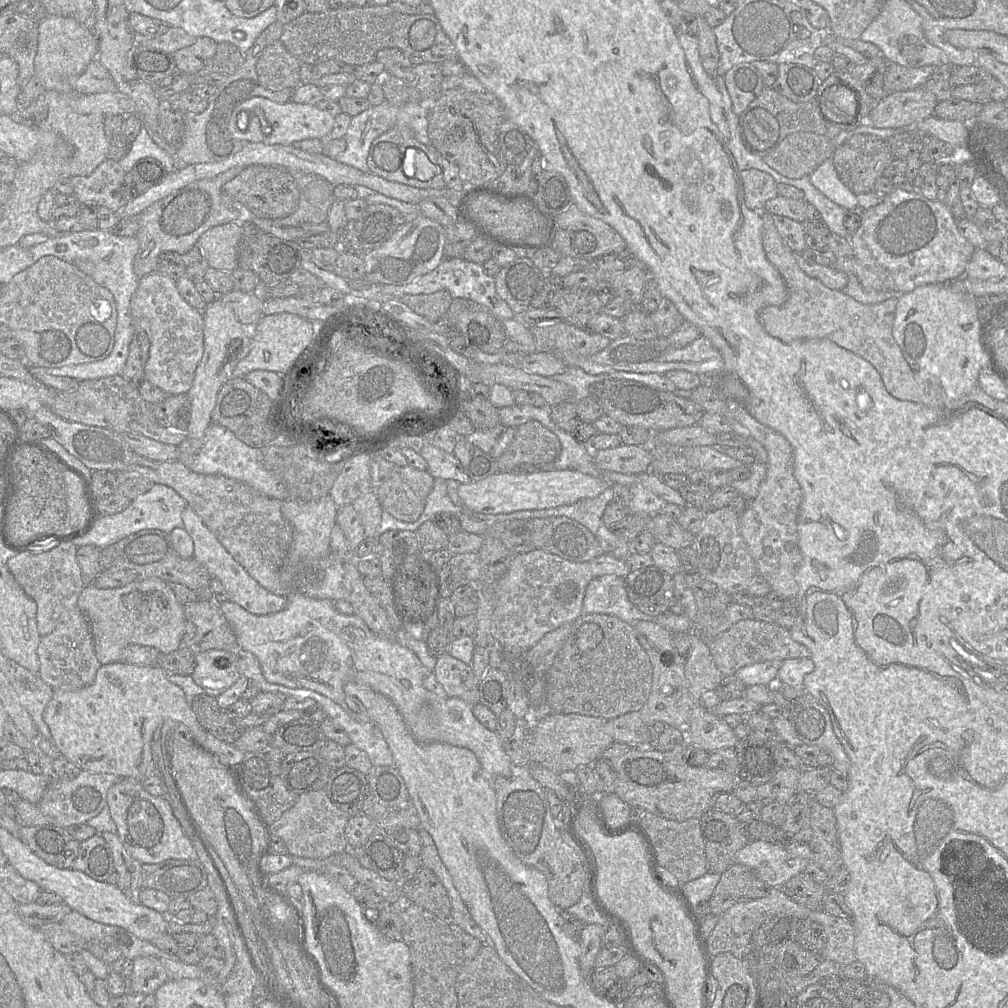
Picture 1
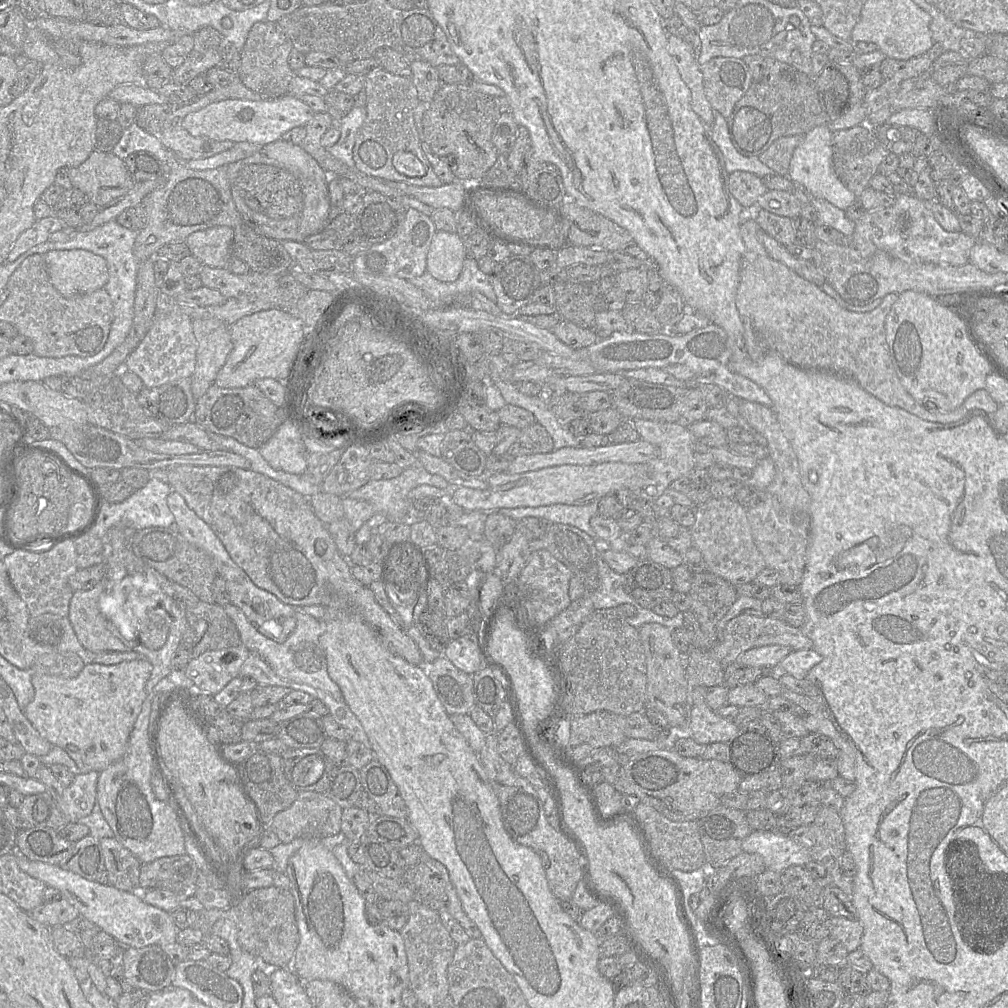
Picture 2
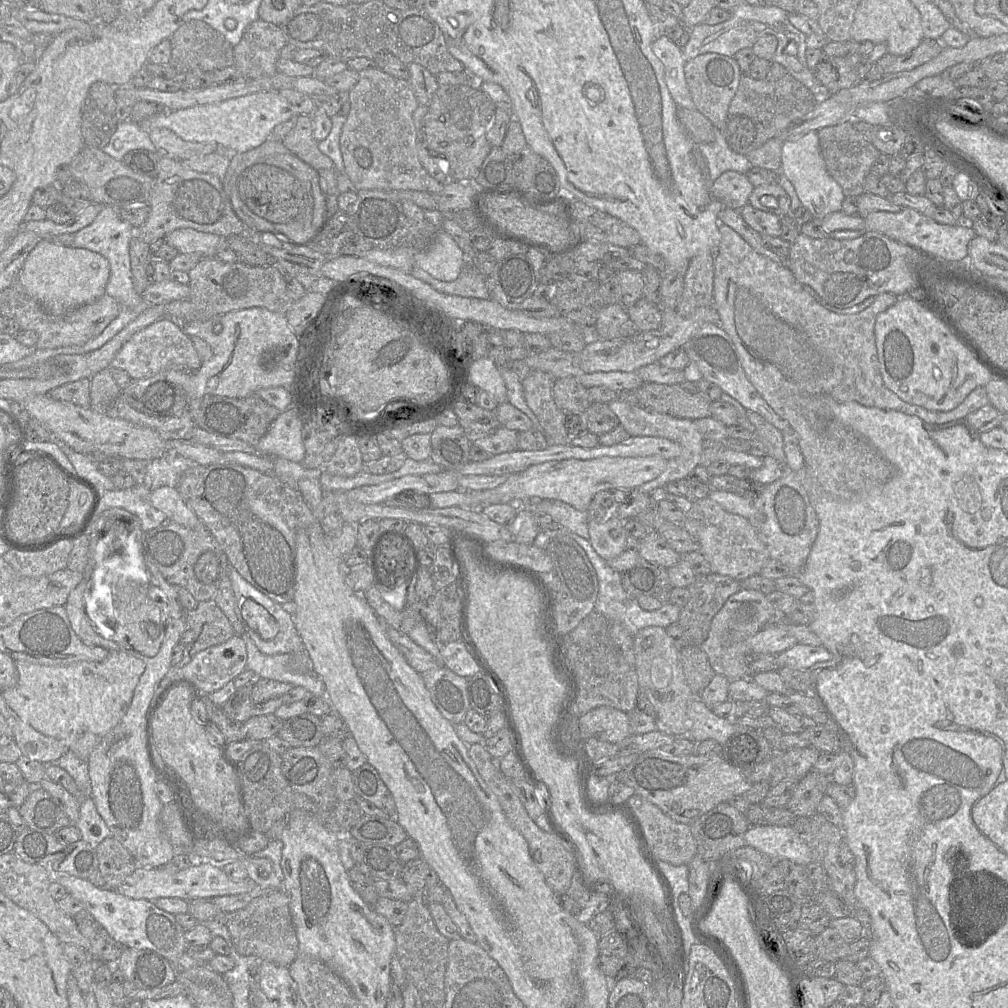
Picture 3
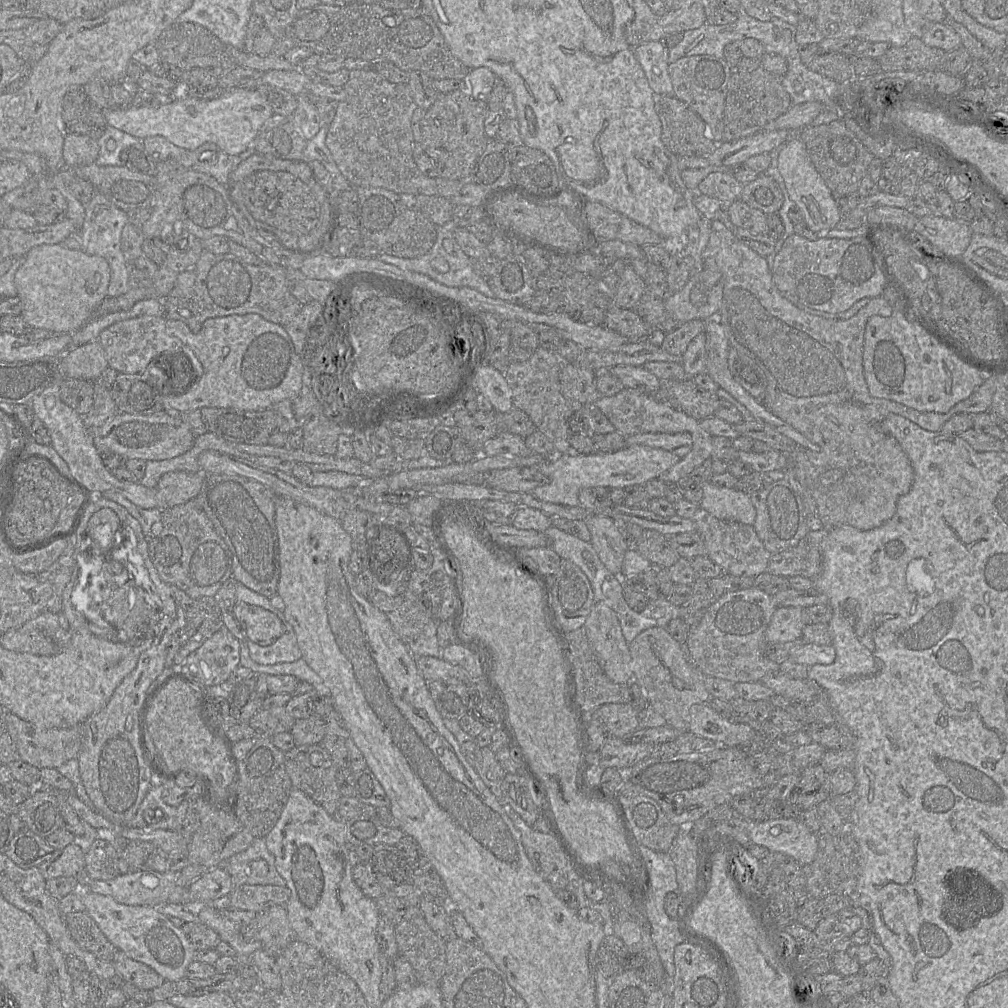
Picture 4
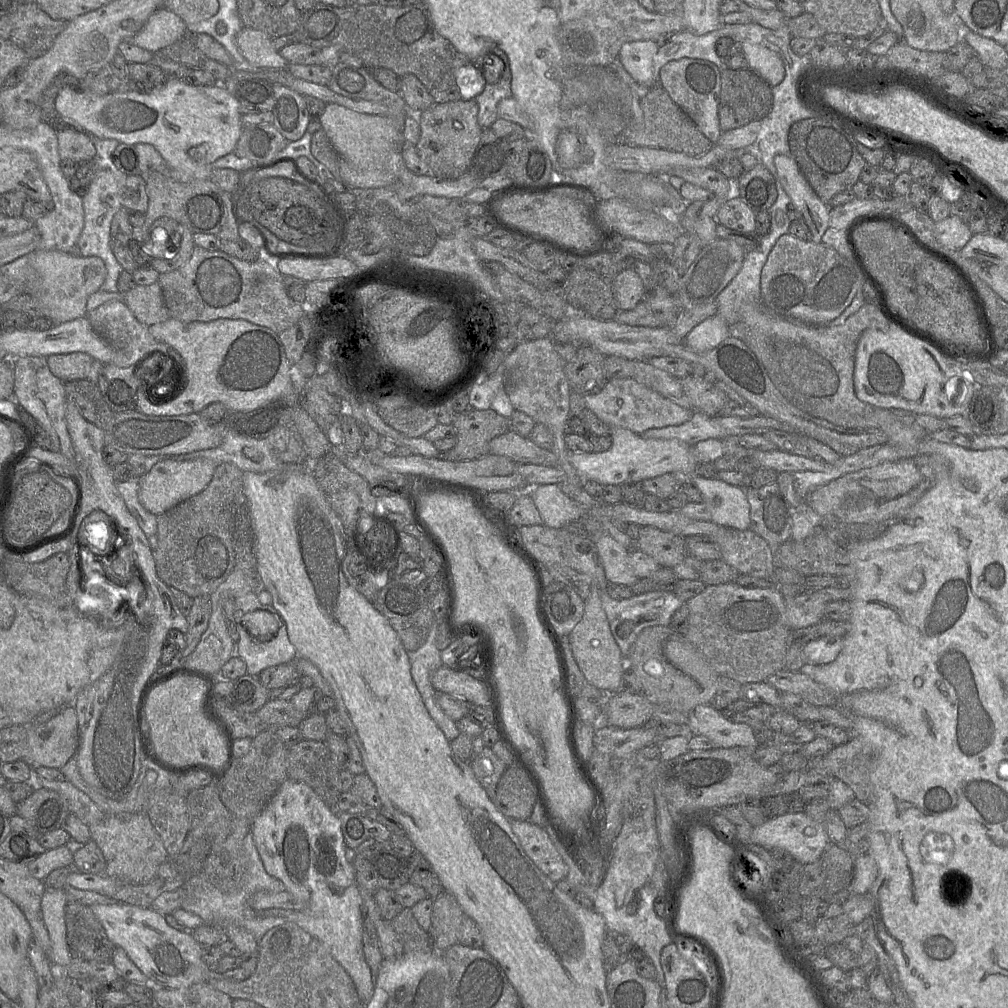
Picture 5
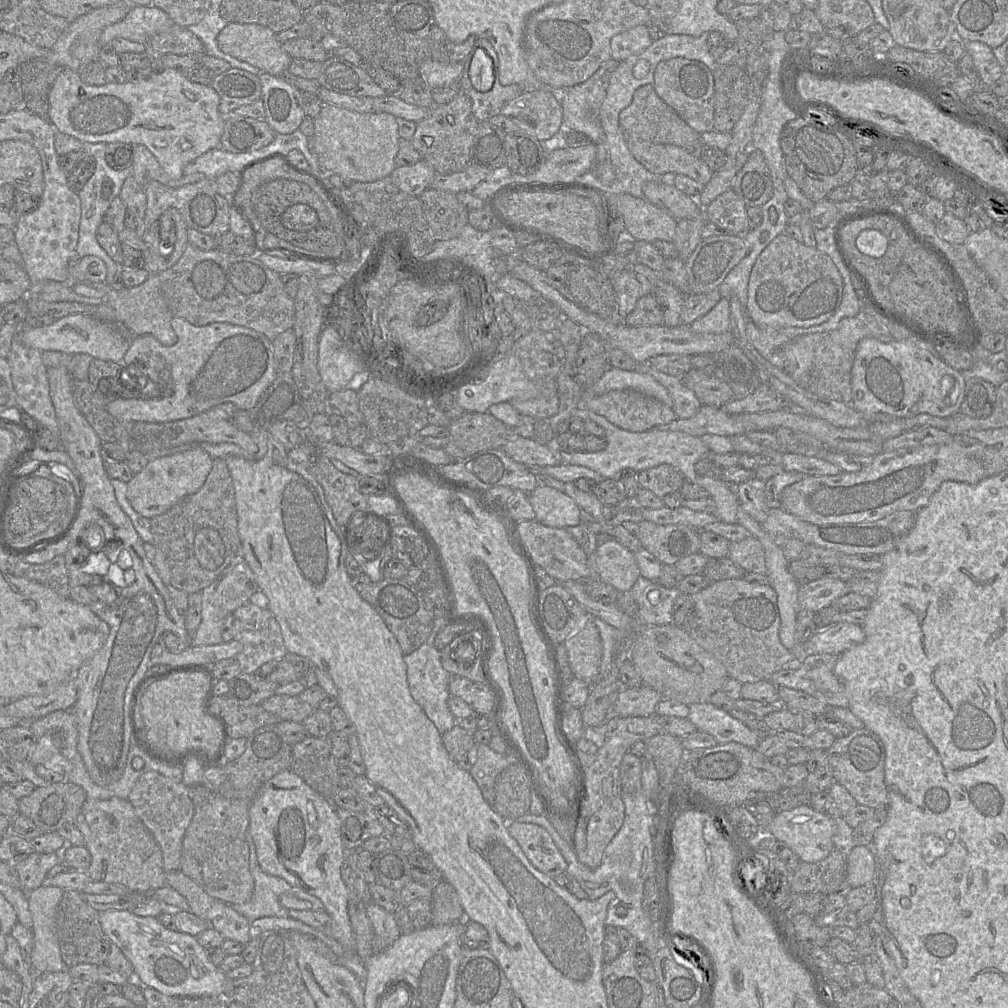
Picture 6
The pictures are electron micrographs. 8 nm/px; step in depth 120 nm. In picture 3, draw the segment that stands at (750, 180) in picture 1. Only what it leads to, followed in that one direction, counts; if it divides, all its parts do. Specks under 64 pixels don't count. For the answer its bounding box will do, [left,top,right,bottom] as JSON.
[712,171,754,211]

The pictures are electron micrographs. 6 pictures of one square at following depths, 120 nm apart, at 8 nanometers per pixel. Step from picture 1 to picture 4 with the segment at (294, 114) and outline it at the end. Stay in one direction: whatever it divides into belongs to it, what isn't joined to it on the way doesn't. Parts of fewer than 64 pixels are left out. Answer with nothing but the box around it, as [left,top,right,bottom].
[103,88,273,159]

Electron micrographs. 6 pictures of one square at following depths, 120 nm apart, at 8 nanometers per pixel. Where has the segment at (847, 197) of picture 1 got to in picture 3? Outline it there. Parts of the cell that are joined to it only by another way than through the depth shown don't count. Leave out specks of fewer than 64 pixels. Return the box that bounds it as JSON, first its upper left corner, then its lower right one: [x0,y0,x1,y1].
[780,131,845,220]

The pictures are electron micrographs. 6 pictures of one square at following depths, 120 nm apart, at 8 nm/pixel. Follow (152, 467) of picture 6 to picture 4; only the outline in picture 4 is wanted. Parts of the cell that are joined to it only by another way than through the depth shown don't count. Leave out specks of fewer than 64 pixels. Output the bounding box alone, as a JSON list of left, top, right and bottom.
[155,472,205,509]

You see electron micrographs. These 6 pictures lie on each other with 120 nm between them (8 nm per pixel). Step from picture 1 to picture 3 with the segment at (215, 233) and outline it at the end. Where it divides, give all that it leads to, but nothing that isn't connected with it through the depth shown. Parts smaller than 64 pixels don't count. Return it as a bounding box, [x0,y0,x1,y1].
[163,229,223,258]

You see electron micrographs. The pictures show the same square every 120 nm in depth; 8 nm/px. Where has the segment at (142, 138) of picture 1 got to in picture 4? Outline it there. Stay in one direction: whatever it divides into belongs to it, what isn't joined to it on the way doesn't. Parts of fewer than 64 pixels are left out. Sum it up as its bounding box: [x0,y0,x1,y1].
[95,125,143,166]

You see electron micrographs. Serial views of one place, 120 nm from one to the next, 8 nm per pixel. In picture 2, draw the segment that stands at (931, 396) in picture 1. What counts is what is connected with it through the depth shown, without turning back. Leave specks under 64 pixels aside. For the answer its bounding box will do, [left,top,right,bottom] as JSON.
[736,218,999,424]

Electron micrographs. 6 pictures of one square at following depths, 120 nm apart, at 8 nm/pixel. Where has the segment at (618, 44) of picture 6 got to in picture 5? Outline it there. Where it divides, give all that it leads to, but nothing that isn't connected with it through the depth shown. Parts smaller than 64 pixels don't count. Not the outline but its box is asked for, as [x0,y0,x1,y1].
[618,40,659,87]

